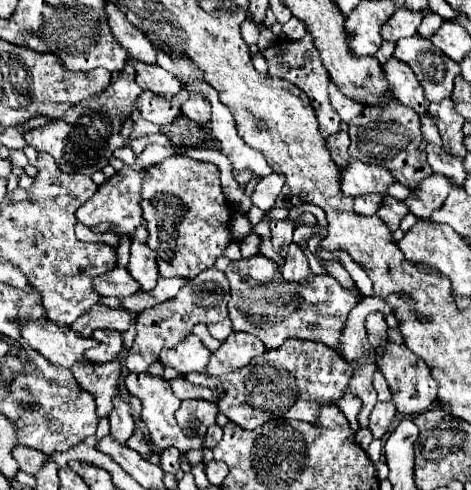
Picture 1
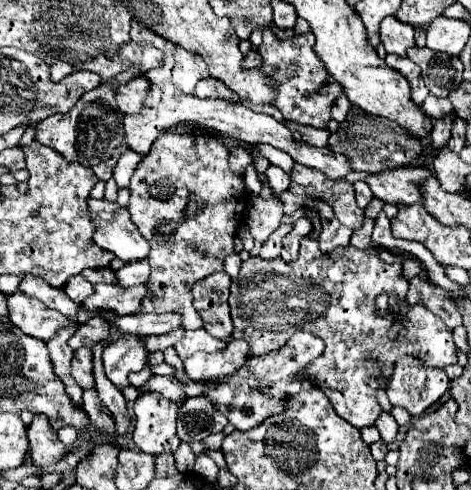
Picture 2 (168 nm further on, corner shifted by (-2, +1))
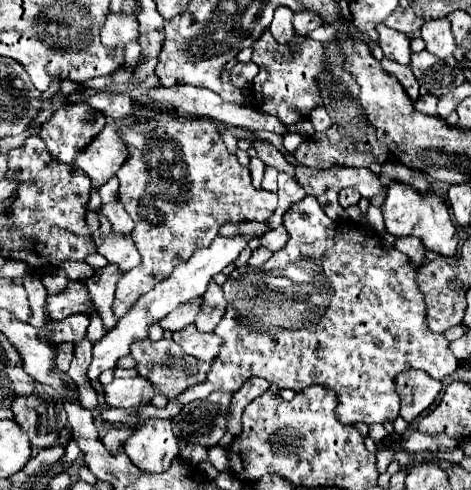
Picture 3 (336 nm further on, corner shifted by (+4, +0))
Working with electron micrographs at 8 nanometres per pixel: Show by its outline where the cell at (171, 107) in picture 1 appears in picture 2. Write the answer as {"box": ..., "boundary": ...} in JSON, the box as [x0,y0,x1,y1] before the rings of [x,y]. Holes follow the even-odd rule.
{"box":[118,77,150,113],"boundary":[[[134,77],[126,85],[122,85],[118,91],[118,109],[124,113],[138,113],[138,109],[144,105],[144,97],[150,89],[150,83],[144,81],[144,77]]]}

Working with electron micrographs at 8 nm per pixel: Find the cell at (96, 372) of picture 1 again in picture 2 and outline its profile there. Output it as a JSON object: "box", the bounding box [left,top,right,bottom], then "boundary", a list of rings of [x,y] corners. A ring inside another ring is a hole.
{"box":[72,347,96,389],"boundary":[[[82,347],[74,353],[72,359],[72,377],[82,389],[96,389],[94,373],[92,373],[92,349]]]}

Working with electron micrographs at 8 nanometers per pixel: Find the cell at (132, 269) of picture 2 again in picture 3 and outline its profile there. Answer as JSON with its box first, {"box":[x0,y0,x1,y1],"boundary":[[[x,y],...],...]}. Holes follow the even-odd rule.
{"box":[84,264,120,330],"boundary":[[[106,264],[104,268],[96,270],[92,278],[84,282],[88,286],[88,292],[92,294],[92,304],[96,306],[106,330],[112,330],[112,326],[116,326],[118,322],[116,316],[112,314],[112,300],[114,300],[114,290],[118,280],[120,280],[118,268],[112,264]]]}

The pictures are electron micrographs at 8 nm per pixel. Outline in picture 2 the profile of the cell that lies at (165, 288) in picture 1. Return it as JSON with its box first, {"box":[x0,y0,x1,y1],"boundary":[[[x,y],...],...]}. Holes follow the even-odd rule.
{"box":[82,283,146,315],"boundary":[[[100,283],[100,285],[94,285],[94,289],[96,293],[82,303],[86,309],[110,309],[118,315],[142,311],[142,297],[146,297],[144,285],[122,289],[118,285]]]}

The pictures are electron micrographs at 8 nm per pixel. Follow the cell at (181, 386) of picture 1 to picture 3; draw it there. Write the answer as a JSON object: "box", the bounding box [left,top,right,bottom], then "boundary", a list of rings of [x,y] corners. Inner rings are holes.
{"box":[102,378,154,408],"boundary":[[[114,378],[102,388],[104,402],[110,408],[138,408],[154,398],[154,388],[146,378]]]}

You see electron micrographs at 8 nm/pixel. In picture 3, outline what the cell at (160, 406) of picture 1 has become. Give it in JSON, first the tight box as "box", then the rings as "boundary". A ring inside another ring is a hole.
{"box":[124,418,178,474],"boundary":[[[148,418],[140,424],[124,444],[124,452],[134,466],[148,474],[168,470],[170,462],[178,456],[178,438],[172,432],[170,420]]]}

